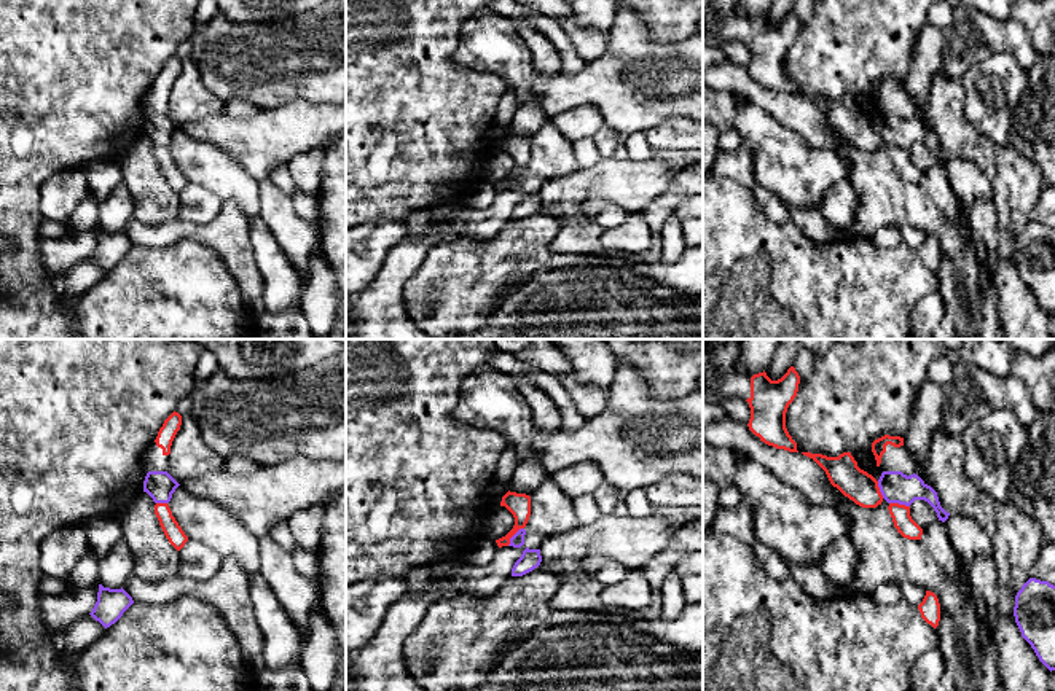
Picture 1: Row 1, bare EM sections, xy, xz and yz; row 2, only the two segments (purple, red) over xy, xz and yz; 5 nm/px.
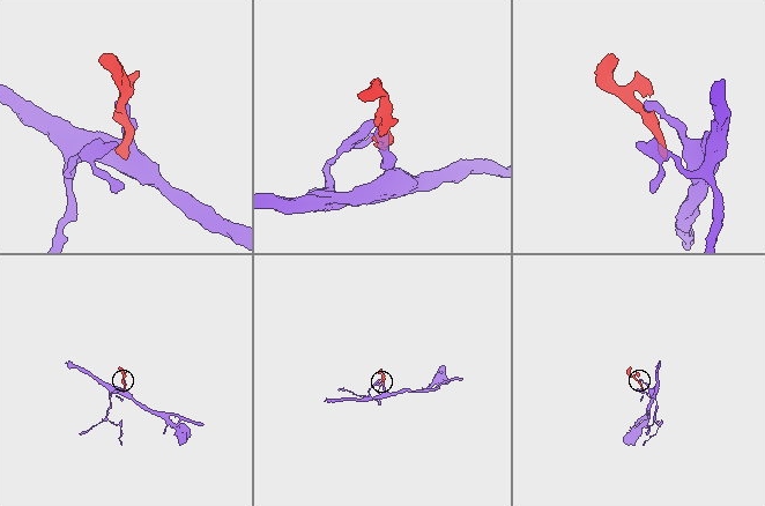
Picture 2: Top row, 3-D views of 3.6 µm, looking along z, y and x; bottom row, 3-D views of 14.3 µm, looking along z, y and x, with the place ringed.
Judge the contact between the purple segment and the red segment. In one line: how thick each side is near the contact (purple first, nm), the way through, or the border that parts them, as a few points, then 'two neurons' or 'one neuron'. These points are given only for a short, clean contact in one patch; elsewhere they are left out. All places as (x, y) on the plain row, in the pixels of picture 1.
calibres 70 and 110 nm; way xz (517, 183), (513, 179), (518, 148); one neuron

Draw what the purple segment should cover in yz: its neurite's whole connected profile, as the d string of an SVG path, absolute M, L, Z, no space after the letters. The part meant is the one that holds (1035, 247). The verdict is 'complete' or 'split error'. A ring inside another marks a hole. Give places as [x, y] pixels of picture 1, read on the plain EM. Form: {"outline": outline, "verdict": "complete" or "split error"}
{"outline": "M1030 221L1015 239L1014 260L1039 304L1055 314L1055 229Z", "verdict": "complete"}

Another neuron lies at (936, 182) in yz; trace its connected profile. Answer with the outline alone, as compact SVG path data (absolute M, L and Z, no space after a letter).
M939 162L931 166L926 172L923 172L921 185L924 186L926 193L931 196L934 205L940 210L940 213L948 218L959 229L963 237L972 245L972 250L980 261L985 277L993 279L991 272L986 267L985 245L969 228L961 212L959 201L953 188L950 186L945 166Z

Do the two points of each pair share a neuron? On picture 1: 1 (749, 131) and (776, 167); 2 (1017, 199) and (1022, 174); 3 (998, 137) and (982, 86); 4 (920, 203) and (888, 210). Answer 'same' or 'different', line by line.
1: same
2: same
3: same
4: same

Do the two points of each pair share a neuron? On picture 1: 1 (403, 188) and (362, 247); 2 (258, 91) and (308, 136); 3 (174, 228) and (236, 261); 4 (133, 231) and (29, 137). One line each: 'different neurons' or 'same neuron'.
1: different neurons
2: different neurons
3: same neuron
4: different neurons

